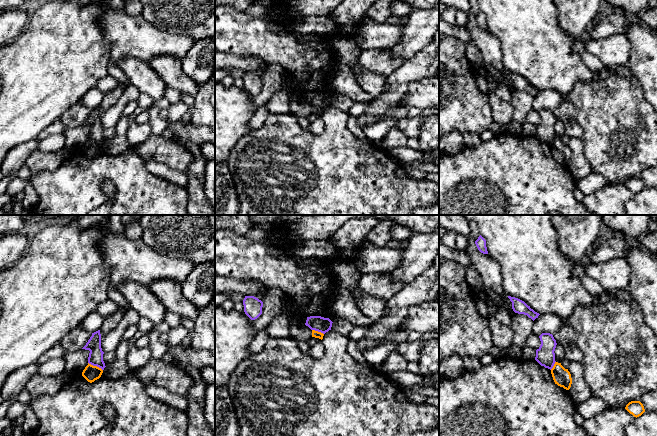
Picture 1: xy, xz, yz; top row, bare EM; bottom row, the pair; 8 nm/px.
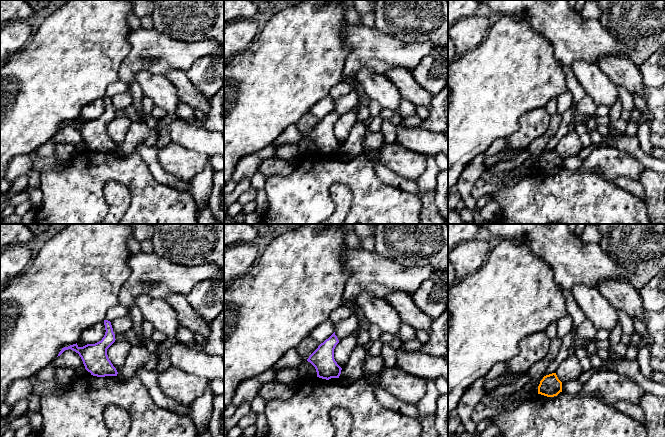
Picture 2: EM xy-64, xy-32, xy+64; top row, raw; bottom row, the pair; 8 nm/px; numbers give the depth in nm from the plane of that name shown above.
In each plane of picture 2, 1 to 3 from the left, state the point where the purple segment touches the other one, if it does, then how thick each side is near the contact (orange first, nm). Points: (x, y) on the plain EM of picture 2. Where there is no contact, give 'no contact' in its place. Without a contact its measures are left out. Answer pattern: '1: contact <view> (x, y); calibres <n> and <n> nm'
1: no contact
2: no contact
3: no contact

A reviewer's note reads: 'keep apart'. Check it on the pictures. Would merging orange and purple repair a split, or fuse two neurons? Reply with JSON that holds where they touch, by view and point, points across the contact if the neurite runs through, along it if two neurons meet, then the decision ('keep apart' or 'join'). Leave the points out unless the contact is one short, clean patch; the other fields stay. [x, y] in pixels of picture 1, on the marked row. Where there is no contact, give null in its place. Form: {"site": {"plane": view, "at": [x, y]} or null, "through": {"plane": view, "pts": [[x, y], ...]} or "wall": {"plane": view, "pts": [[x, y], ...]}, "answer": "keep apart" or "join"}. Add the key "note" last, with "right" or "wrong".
{"site": {"plane": "xy", "at": [95, 366]}, "wall": {"plane": "xy", "pts": [[88, 362], [102, 370]]}, "answer": "keep apart", "note": "right"}

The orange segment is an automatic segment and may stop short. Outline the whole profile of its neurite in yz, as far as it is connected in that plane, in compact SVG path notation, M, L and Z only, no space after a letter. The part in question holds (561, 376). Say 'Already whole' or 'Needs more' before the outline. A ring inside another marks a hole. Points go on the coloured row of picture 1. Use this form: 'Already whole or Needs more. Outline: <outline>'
Already whole. Outline: M555 362L551 369L551 374L555 384L569 390L572 384L571 374L568 369L565 369L561 363Z

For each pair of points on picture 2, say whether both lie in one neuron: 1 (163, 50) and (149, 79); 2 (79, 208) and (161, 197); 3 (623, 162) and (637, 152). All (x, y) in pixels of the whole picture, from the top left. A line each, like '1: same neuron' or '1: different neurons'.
1: different neurons
2: same neuron
3: different neurons

